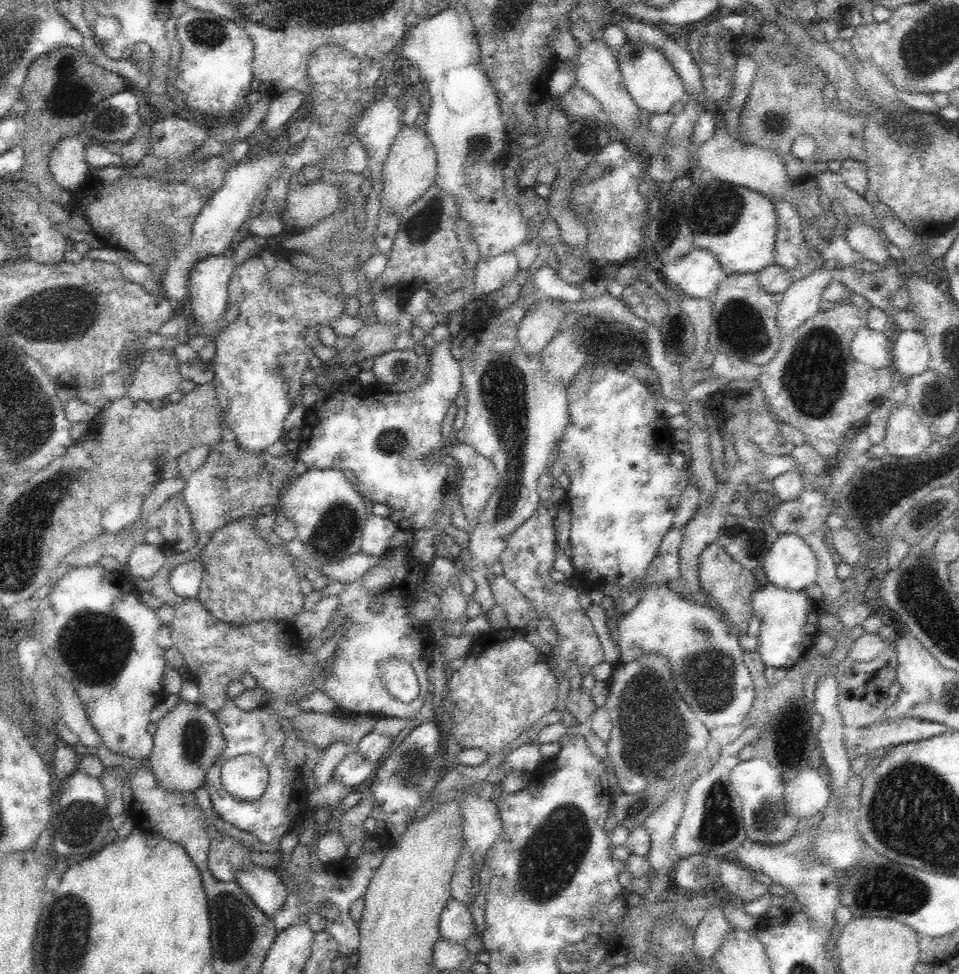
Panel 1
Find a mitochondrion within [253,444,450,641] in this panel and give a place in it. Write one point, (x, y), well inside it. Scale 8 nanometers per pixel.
(335, 532)

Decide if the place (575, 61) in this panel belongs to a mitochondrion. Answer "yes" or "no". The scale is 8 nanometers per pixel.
no

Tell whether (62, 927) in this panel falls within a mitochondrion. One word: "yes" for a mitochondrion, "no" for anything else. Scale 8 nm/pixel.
yes

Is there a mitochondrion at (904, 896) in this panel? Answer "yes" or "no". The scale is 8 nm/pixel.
yes

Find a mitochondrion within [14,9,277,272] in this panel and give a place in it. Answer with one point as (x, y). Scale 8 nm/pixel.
(206, 32)

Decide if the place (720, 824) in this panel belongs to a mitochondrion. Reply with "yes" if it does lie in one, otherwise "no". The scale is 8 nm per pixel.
yes

